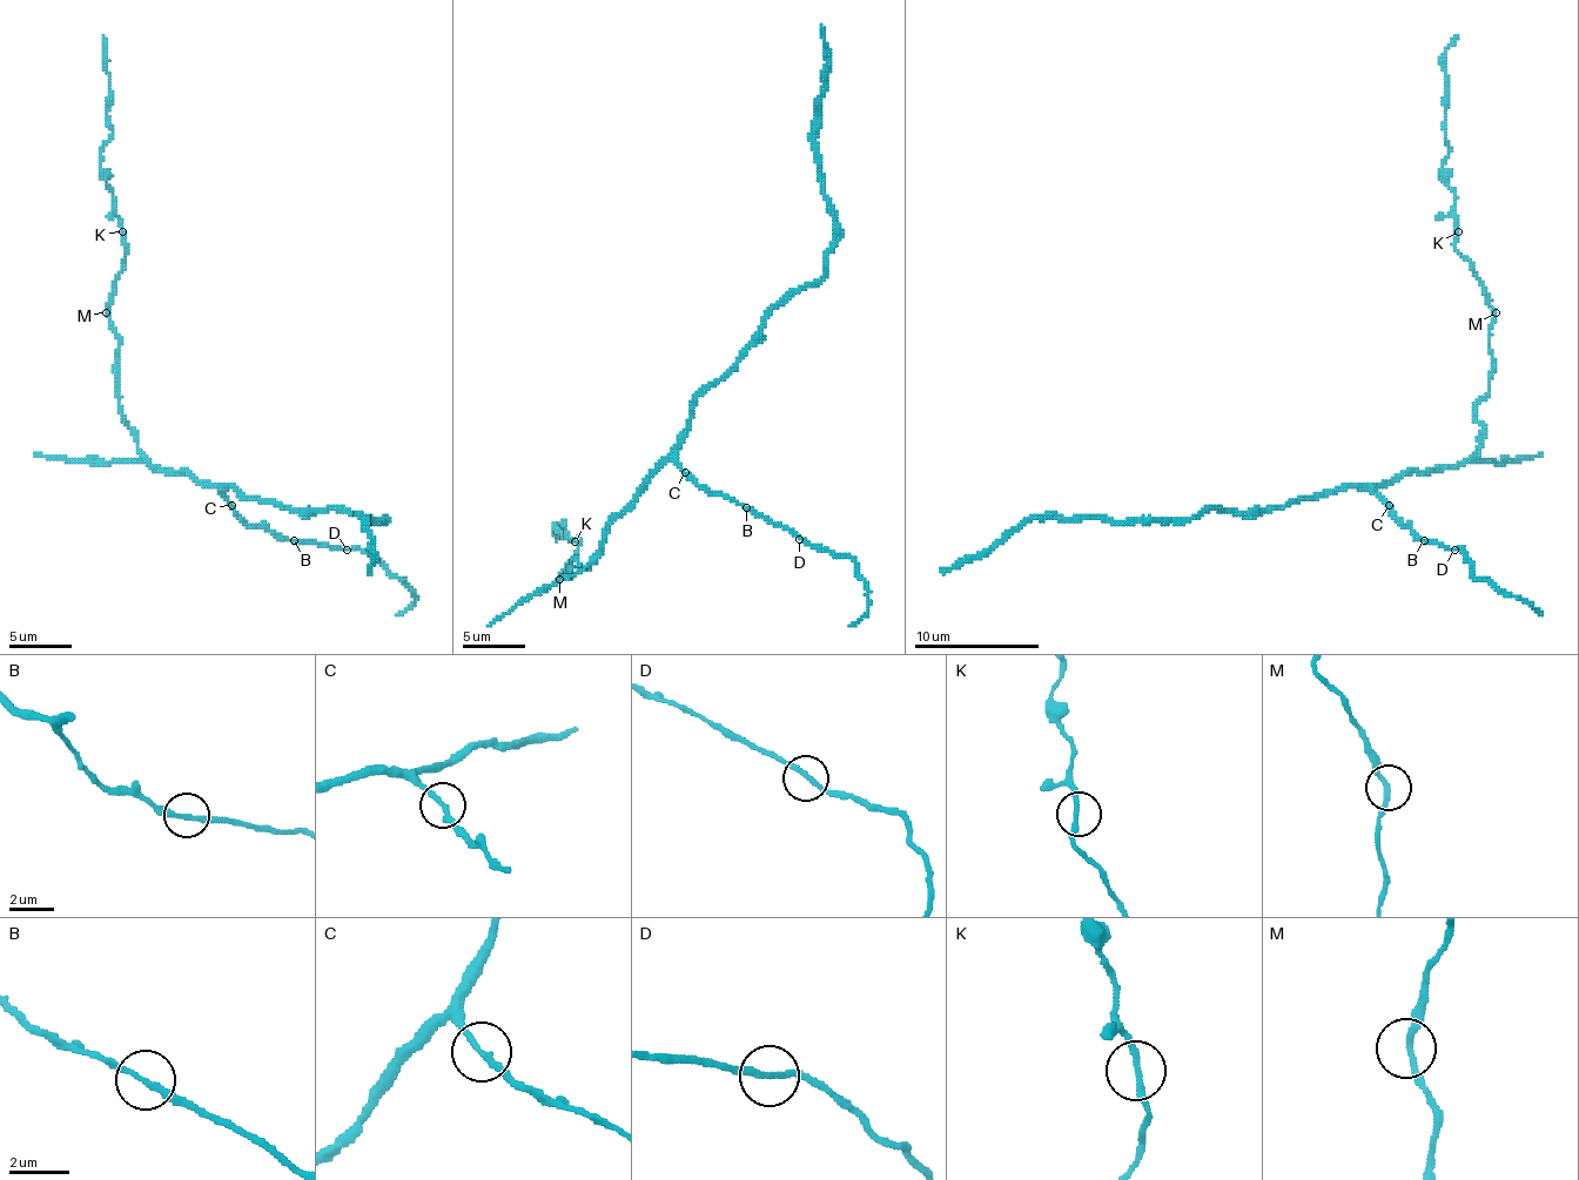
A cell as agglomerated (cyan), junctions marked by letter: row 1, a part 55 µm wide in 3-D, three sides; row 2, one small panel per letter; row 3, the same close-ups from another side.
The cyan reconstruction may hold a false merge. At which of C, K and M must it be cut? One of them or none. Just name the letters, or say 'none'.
none

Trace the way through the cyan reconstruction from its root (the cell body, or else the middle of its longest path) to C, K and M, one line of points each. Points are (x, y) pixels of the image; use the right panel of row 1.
C: (1398, 474), (1377, 487), (1377, 493), (1389, 506)
K: (1398, 474), (1458, 465), (1479, 444), (1477, 406), (1492, 375), (1492, 307), (1473, 265), (1455, 248), (1458, 231)
M: (1398, 474), (1439, 472), (1477, 450), (1483, 427), (1477, 406), (1492, 375), (1489, 328), (1496, 312)

